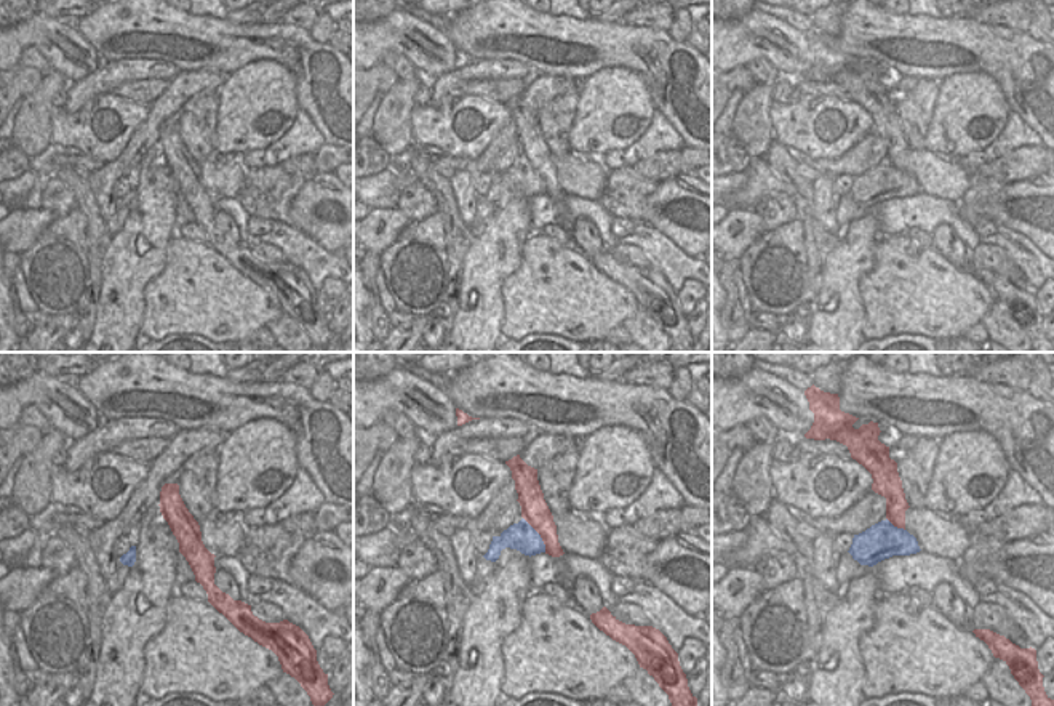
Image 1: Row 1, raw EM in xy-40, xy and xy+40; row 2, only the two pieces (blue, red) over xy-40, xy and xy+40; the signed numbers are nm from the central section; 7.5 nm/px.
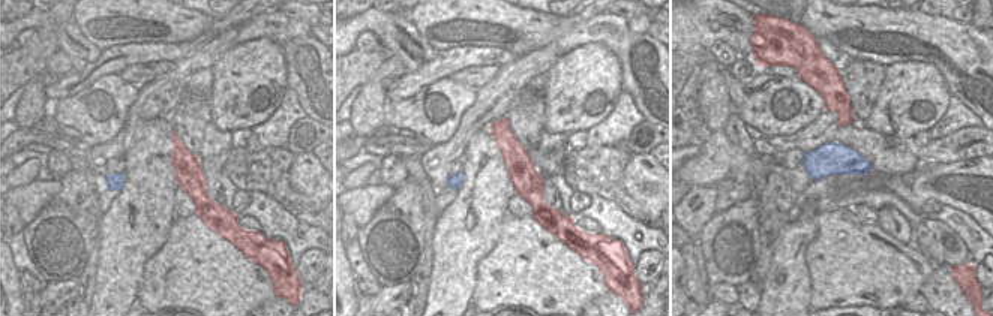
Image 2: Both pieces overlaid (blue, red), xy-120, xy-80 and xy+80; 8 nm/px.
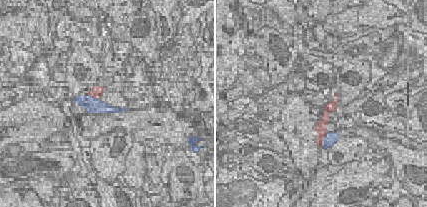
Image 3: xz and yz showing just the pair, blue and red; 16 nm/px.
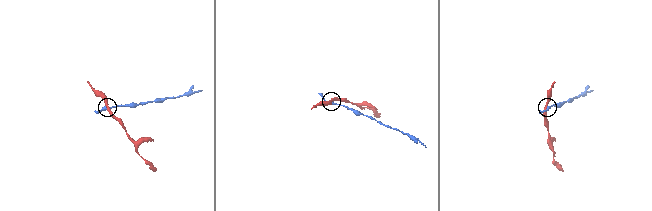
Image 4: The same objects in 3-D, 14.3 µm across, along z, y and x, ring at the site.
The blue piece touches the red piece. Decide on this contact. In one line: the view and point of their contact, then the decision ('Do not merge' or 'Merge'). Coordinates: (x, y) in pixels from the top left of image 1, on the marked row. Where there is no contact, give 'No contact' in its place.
Touches blue at xy (539, 535). Do not merge

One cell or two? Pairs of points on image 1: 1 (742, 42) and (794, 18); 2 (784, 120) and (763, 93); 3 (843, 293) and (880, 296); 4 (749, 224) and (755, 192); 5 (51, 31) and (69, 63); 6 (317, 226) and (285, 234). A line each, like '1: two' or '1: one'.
1: two
2: two
3: two
4: two
5: one
6: two

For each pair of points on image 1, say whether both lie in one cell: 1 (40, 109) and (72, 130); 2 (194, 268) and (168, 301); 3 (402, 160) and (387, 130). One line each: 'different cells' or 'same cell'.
1: different cells
2: same cell
3: different cells

